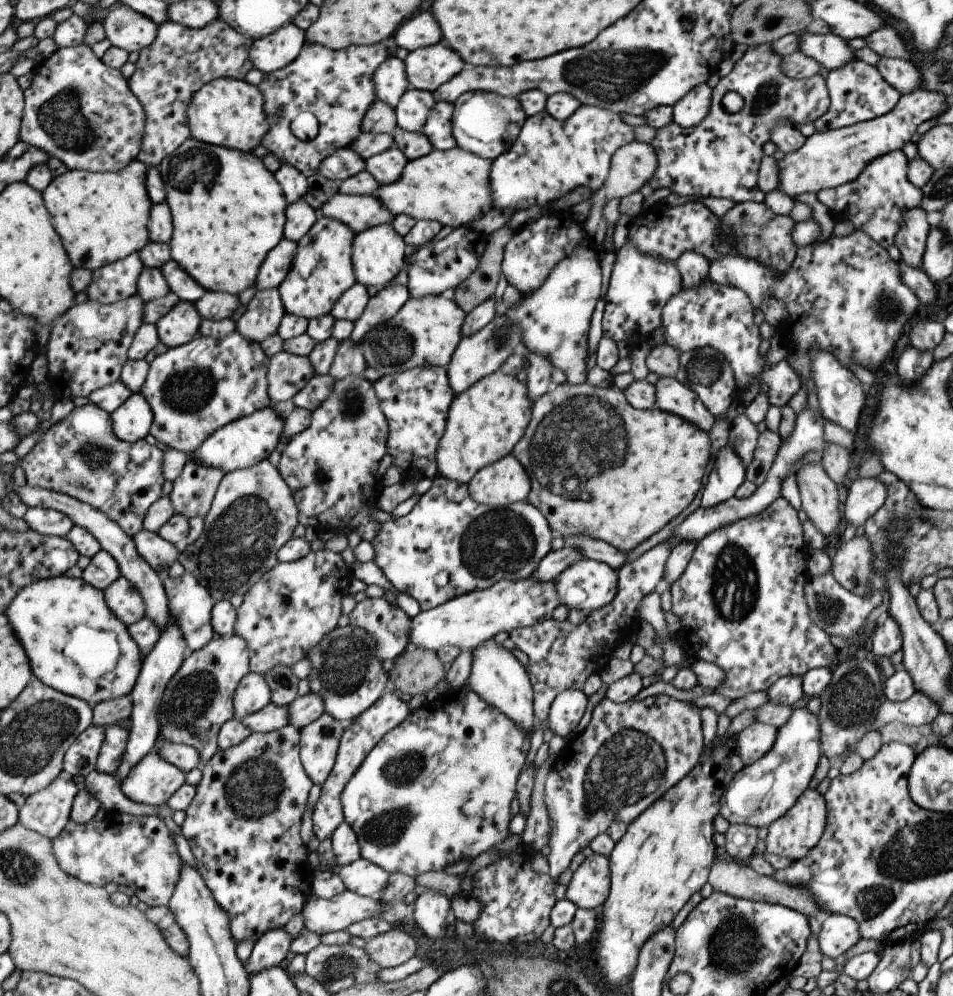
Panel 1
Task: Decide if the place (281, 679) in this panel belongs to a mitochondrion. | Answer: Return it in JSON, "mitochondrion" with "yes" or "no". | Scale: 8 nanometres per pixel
{"mitochondrion":"yes"}

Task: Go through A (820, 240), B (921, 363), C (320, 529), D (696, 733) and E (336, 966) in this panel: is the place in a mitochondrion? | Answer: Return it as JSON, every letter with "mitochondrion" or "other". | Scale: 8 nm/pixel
{"A":"other","B":"other","C":"other","D":"other","E":"mitochondrion"}

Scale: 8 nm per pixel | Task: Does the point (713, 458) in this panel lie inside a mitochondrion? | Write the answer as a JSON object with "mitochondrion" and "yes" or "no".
{"mitochondrion":"no"}

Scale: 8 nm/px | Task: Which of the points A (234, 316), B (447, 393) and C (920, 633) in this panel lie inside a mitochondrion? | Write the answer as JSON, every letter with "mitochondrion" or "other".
{"A":"other","B":"other","C":"other"}

